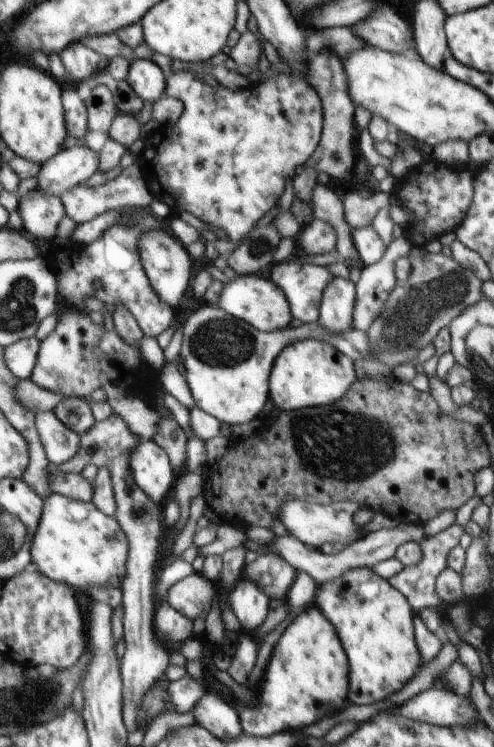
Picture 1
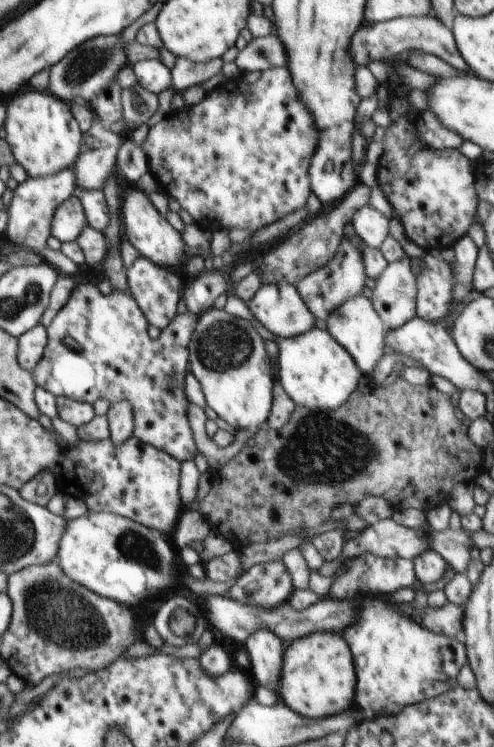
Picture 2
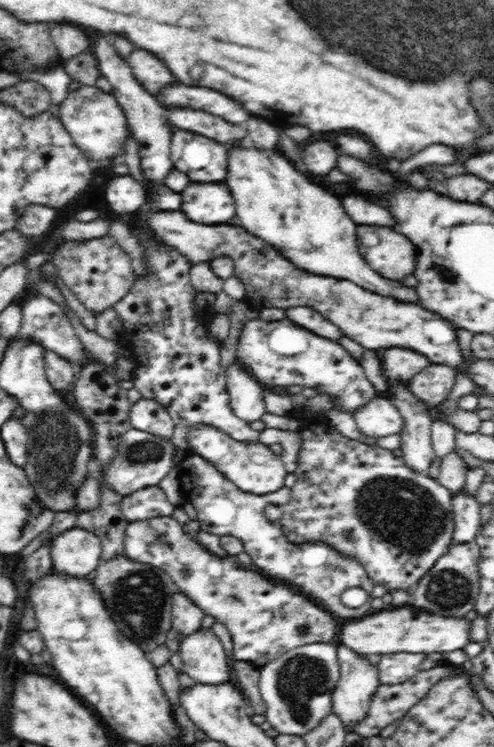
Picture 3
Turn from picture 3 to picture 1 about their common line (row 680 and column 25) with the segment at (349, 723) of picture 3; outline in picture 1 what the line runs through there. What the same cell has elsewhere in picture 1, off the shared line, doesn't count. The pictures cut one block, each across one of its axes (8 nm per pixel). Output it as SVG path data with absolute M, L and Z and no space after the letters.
M34 337L20 339L5 347L4 360L8 368L19 378L29 379L37 361L40 341Z

